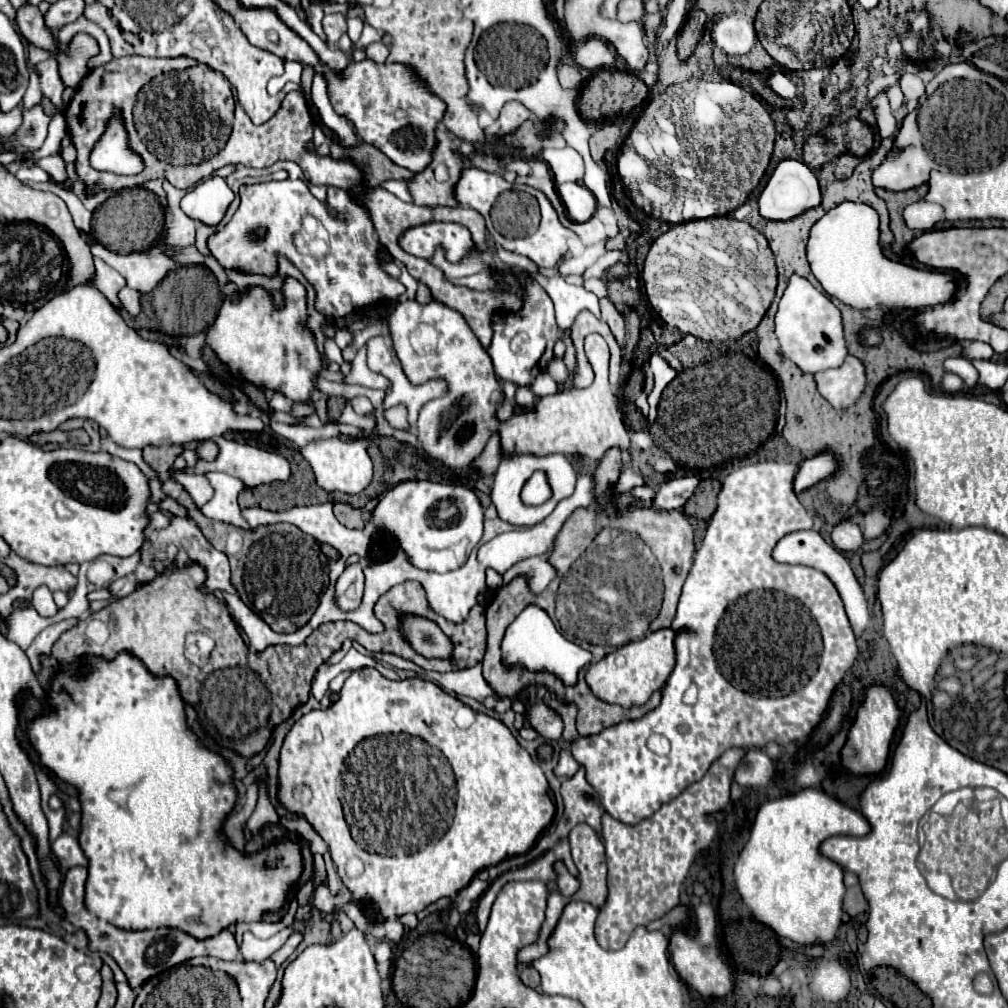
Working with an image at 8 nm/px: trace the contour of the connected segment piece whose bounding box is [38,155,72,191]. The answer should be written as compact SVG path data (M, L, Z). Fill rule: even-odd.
M50 155L44 159L38 159L38 165L52 175L54 183L66 191L72 191L72 183L68 185L68 171L66 171L66 163L60 155Z

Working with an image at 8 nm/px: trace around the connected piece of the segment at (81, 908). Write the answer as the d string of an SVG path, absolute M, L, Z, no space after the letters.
M72 867L66 873L66 881L62 885L62 897L60 897L60 905L64 909L64 915L72 925L76 925L76 927L80 927L88 933L90 951L108 953L108 955L114 957L114 961L120 965L120 969L128 977L128 983L134 991L142 985L142 979L150 979L150 975L158 975L158 973L162 973L162 971L166 971L166 969L170 969L178 963L184 963L192 957L198 957L198 955L212 955L212 957L218 957L218 959L224 959L224 961L236 959L238 943L228 929L222 929L218 935L208 937L208 939L194 939L186 931L174 929L174 927L126 931L126 929L116 927L116 925L110 925L106 921L100 921L84 905L86 879L88 879L88 869L86 867Z

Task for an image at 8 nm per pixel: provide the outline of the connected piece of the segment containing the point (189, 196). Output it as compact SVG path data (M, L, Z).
M206 177L196 183L182 199L182 211L192 217L200 219L206 225L216 225L222 221L228 205L232 203L234 195L232 189L226 185L222 177Z

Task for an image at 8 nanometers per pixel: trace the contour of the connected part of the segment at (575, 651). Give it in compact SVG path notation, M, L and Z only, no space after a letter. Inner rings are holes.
M536 605L526 607L506 629L504 641L502 641L502 649L504 649L504 663L508 665L522 665L530 671L542 671L546 669L548 673L558 675L566 685L574 685L578 679L578 669L588 665L592 655L590 651L582 649L580 645L568 641L550 621L550 617Z

